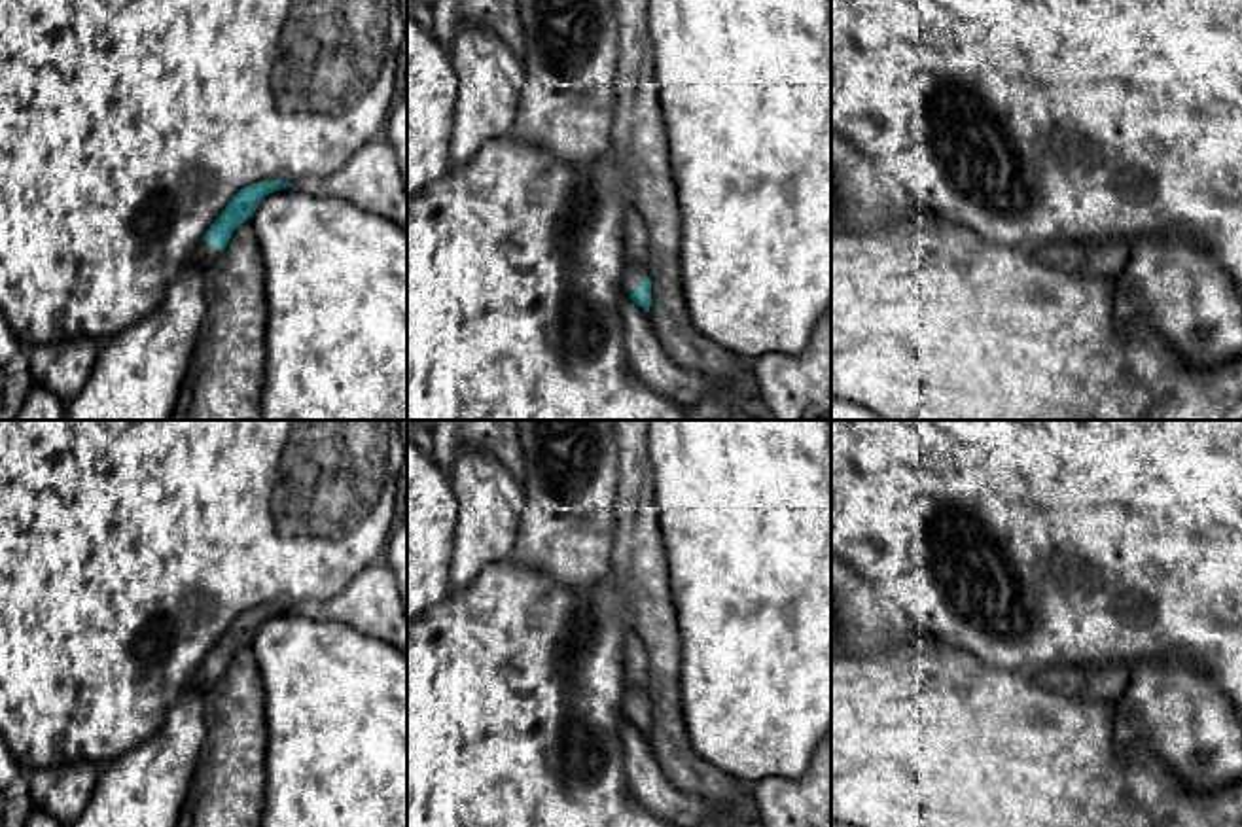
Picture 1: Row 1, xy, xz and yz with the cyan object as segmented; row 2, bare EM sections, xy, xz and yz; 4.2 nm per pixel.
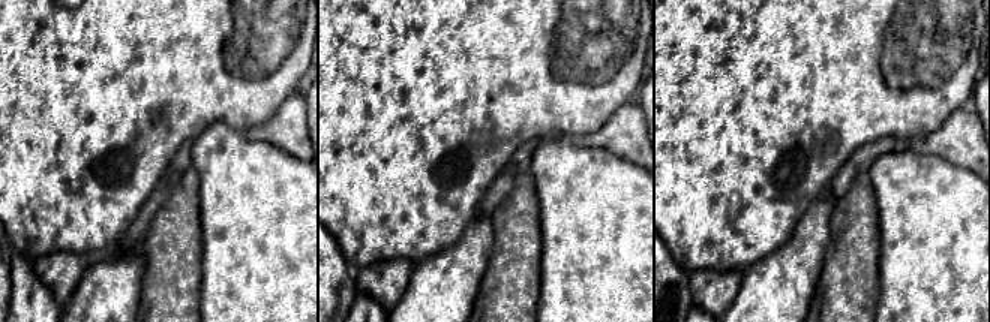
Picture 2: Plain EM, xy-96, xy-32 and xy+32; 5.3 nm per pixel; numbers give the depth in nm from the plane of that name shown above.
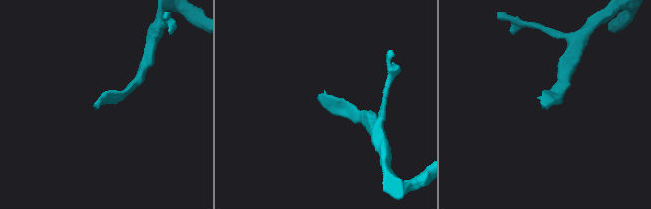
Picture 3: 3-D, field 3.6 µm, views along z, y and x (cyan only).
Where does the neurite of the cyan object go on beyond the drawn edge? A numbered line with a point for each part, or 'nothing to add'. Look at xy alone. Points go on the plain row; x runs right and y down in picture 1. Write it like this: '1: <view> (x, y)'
1: xy (205, 676)

